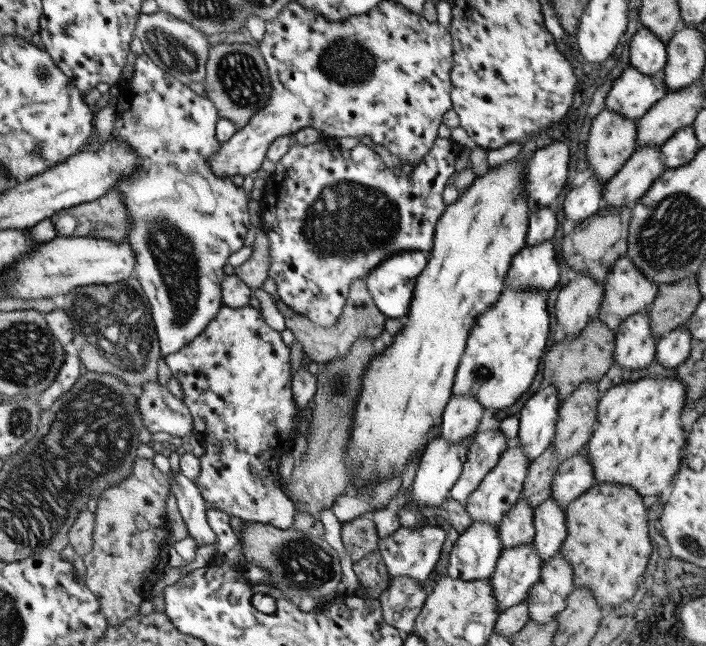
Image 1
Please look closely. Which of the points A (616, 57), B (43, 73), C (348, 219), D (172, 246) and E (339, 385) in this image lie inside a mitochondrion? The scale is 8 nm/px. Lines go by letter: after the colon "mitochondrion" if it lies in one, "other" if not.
A: other
B: mitochondrion
C: mitochondrion
D: mitochondrion
E: mitochondrion

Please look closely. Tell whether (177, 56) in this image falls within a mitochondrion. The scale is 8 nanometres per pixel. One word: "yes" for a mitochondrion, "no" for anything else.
yes

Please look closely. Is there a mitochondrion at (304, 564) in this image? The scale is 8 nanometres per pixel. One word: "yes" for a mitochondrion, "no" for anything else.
yes

